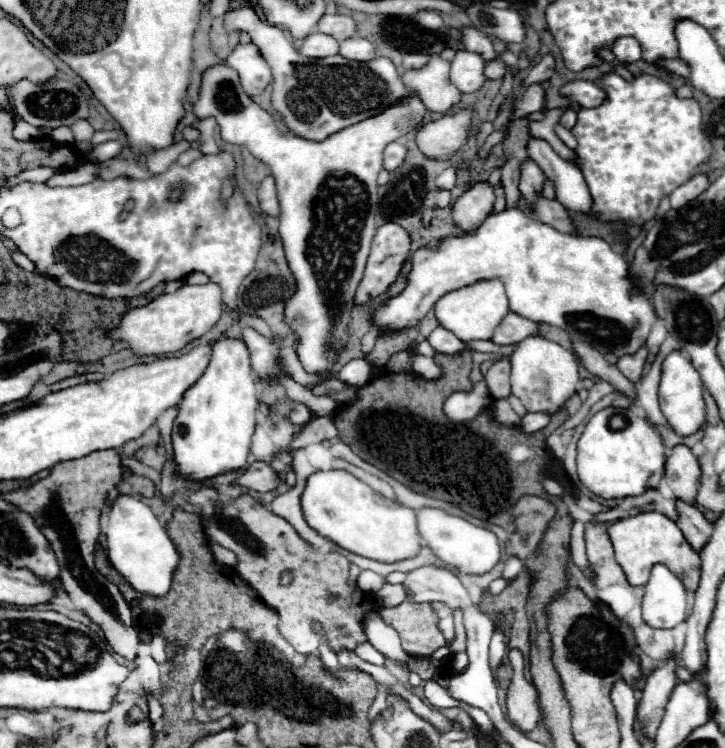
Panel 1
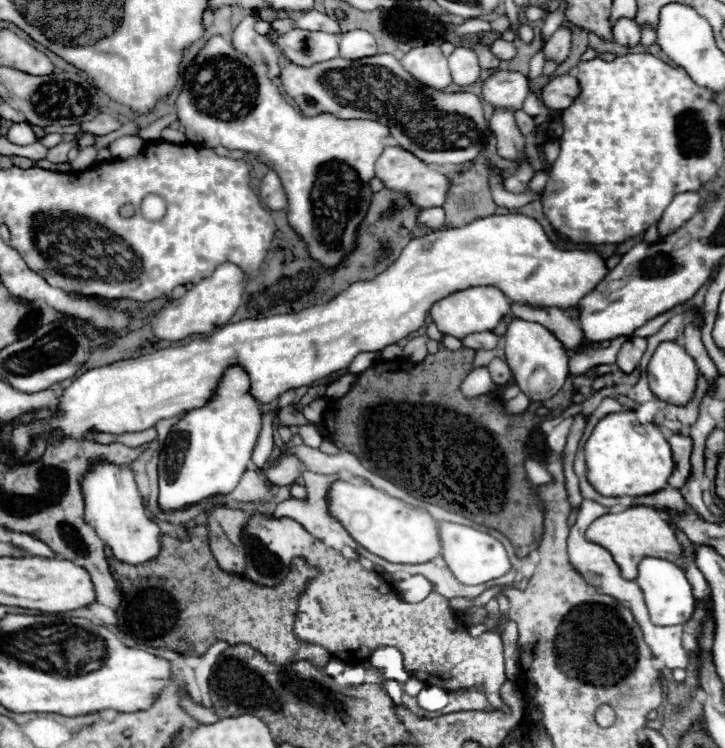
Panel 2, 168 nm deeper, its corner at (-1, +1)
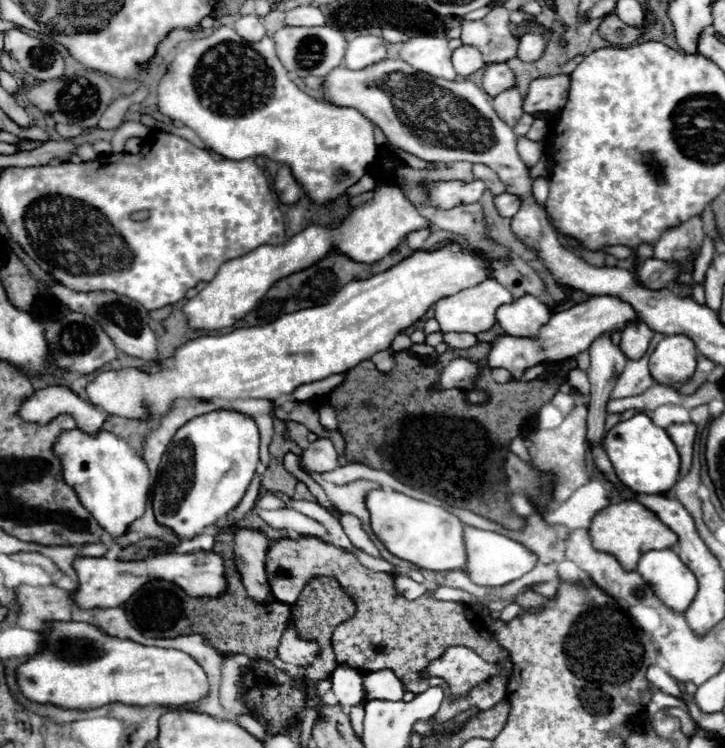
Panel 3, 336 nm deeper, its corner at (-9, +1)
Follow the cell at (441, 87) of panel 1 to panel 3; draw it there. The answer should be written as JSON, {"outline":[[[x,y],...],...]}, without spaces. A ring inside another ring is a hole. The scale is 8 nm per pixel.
{"outline":[[[420,35],[402,45],[400,59],[412,65],[416,71],[428,73],[432,77],[440,77],[446,81],[456,79],[456,71],[452,67],[452,51],[448,41],[436,35]]]}

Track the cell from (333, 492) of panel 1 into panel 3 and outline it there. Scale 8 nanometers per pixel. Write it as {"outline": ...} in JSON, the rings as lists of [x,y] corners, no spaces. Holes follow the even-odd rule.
{"outline":[[[374,489],[366,495],[366,509],[370,513],[370,527],[382,545],[396,557],[414,563],[420,569],[448,571],[462,569],[466,563],[466,551],[462,541],[464,523],[446,509],[412,499],[398,491]]]}

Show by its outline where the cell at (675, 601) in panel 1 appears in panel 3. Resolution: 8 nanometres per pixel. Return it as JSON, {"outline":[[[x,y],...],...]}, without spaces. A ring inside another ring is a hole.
{"outline":[[[672,549],[644,553],[636,571],[652,587],[658,599],[674,613],[684,613],[698,593],[698,581],[694,573]]]}

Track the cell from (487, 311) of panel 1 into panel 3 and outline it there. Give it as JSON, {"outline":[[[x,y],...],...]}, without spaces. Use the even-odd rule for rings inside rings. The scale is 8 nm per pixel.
{"outline":[[[486,279],[484,283],[464,289],[452,297],[444,297],[434,305],[436,311],[436,321],[442,327],[442,333],[482,333],[492,329],[492,325],[496,323],[496,309],[500,305],[512,303],[512,295],[506,287],[502,287],[496,279]]]}

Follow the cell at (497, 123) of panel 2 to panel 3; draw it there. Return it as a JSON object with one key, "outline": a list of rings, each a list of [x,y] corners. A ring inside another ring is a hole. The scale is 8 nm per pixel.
{"outline":[[[518,89],[504,91],[504,93],[496,95],[494,97],[494,111],[500,115],[500,119],[504,119],[504,123],[514,127],[518,123],[518,119],[522,117],[522,113],[524,113],[522,97],[520,97]]]}

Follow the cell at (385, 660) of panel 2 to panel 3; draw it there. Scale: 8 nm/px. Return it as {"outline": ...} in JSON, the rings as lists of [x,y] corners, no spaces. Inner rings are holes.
{"outline":[[[392,669],[370,671],[364,675],[364,689],[368,699],[390,699],[400,701],[404,695],[404,685]]]}

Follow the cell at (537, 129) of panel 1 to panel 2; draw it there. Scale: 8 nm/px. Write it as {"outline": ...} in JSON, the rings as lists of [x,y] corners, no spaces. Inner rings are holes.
{"outline":[[[520,109],[520,111],[516,111],[514,115],[516,115],[516,123],[518,123],[518,127],[520,127],[522,135],[524,135],[524,137],[532,135],[532,131],[534,131],[534,119],[532,119],[530,115],[526,115],[522,109]]]}

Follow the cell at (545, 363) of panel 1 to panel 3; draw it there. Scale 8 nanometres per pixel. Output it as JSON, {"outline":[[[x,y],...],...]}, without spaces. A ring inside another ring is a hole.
{"outline":[[[524,295],[510,305],[502,305],[496,311],[496,319],[508,335],[536,337],[550,319],[550,307],[532,295]]]}

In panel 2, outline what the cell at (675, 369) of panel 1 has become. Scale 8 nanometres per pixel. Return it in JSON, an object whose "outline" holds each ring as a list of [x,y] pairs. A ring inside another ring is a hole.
{"outline":[[[664,341],[648,363],[648,385],[656,397],[674,405],[686,405],[696,389],[698,367],[676,341]]]}

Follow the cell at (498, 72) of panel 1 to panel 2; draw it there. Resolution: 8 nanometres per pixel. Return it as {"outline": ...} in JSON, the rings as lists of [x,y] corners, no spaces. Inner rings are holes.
{"outline":[[[476,43],[474,51],[476,51],[478,59],[480,59],[480,67],[484,67],[484,69],[496,69],[500,65],[500,59],[490,51],[490,47],[486,47],[482,43]]]}

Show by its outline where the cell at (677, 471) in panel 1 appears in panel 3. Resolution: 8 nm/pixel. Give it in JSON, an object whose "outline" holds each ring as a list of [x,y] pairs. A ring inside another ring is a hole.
{"outline":[[[682,423],[682,425],[670,425],[668,429],[670,439],[674,441],[680,459],[682,459],[682,467],[680,467],[680,477],[686,477],[692,465],[692,447],[694,447],[694,439],[696,439],[696,425],[694,423]]]}

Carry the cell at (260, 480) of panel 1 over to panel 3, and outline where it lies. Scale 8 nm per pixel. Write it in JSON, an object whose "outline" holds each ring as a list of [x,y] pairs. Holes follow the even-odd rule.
{"outline":[[[318,439],[310,443],[306,451],[298,457],[298,465],[308,473],[324,473],[338,467],[338,453],[330,439]]]}

